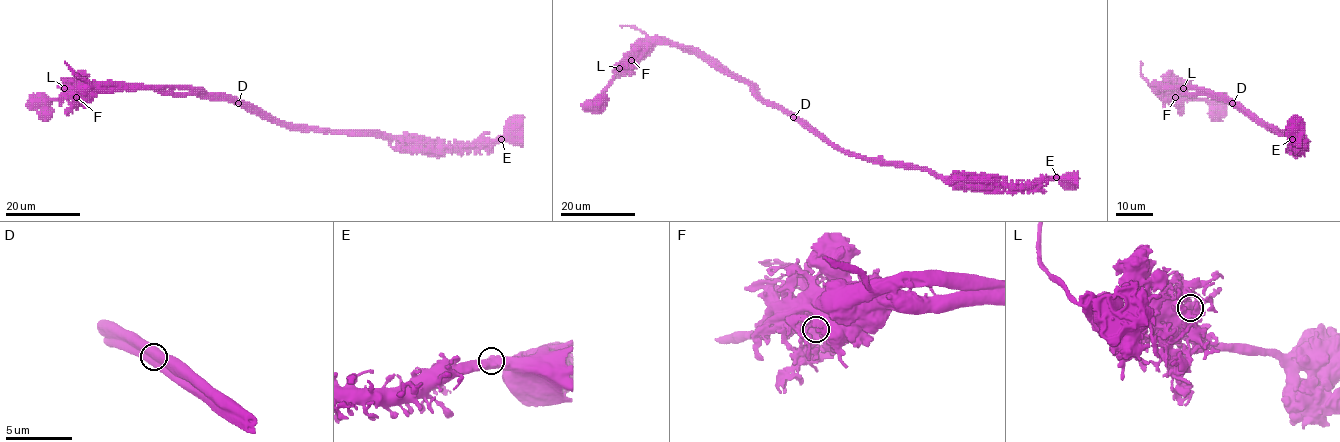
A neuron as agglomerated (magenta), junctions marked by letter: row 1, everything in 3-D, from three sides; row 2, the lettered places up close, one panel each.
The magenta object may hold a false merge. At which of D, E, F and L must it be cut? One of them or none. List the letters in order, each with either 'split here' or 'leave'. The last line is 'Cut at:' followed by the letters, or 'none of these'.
D: split here
E: leave
F: leave
L: leave
Cut at: D

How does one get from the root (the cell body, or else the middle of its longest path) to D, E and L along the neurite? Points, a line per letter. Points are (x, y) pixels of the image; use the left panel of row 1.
D: (515, 126), (504, 136), (475, 146), (434, 145), (374, 134), (292, 130), (248, 111), (238, 103)
E: (515, 126), (515, 130), (501, 139)
L: (515, 126), (504, 136), (475, 146), (434, 145), (374, 134), (292, 130), (205, 94), (64, 88)

